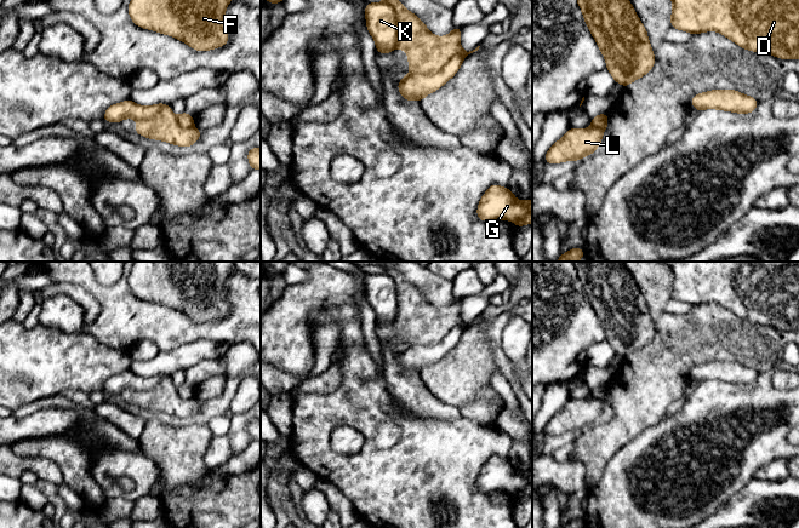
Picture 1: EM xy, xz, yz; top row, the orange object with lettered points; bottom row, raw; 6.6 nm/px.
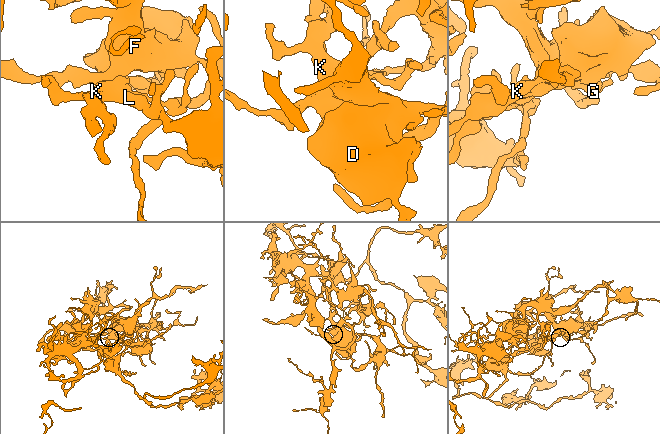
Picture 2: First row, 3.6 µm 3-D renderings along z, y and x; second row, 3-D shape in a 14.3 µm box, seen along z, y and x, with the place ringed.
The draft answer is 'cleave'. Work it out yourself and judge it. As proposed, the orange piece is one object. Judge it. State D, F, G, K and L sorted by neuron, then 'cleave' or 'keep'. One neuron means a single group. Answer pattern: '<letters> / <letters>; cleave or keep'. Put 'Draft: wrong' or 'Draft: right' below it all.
D G K / F L; cleave
Draft: right

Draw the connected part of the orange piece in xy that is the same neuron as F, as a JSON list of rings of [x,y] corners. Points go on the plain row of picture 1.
[[[135,262],[127,282],[137,298],[176,309],[204,323],[223,318],[229,312],[224,286],[234,269],[233,262]]]

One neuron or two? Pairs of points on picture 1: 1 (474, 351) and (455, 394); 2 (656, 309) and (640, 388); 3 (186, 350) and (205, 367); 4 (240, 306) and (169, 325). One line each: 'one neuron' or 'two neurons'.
1: one neuron
2: one neuron
3: two neurons
4: one neuron

